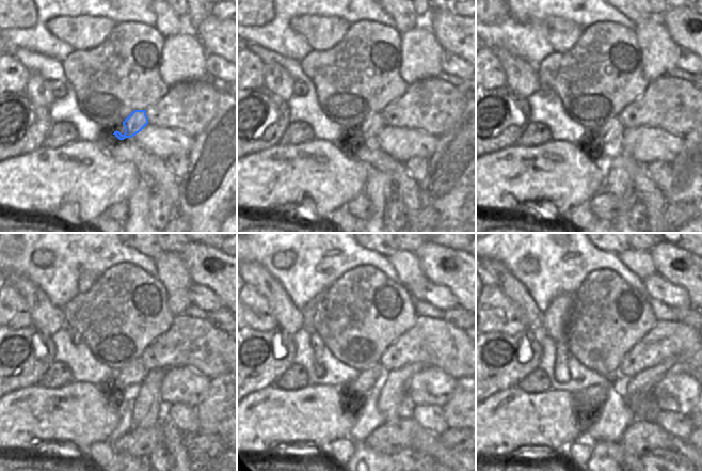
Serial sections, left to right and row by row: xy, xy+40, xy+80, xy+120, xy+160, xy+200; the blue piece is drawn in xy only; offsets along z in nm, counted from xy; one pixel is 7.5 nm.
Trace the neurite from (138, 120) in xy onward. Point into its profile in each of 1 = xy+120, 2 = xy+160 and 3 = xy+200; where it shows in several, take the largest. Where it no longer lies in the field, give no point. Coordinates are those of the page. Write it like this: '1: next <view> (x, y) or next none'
1: next xy+120 (132, 374)
2: next xy+160 (352, 396)
3: next xy+200 (587, 399)

